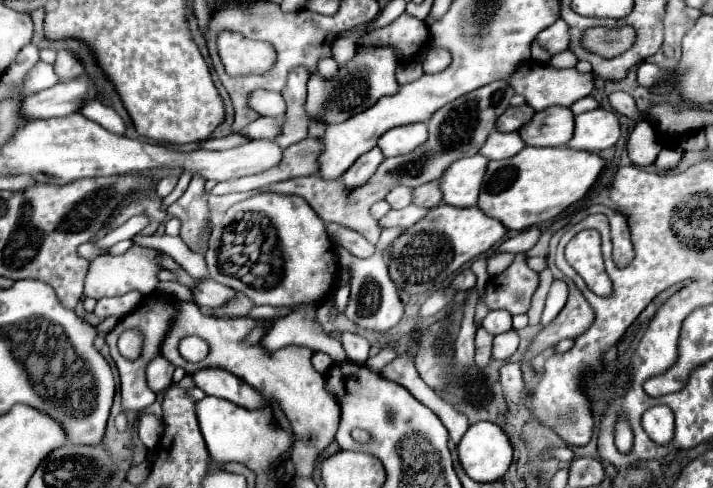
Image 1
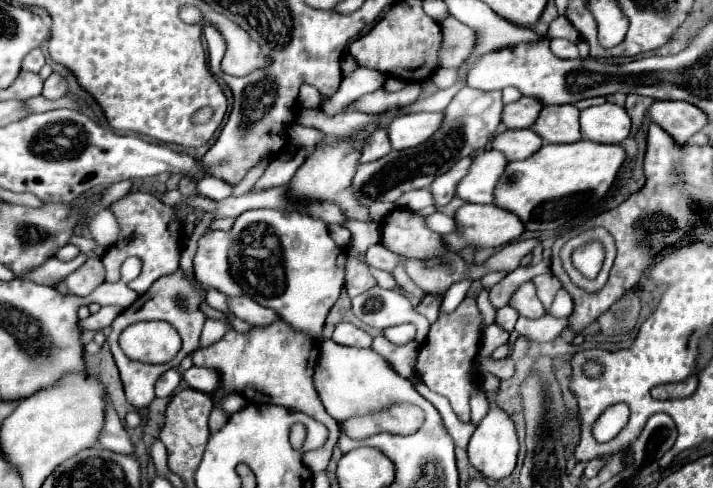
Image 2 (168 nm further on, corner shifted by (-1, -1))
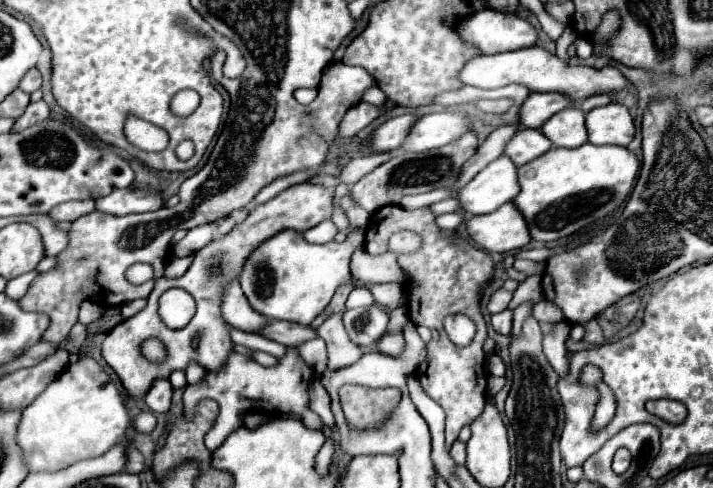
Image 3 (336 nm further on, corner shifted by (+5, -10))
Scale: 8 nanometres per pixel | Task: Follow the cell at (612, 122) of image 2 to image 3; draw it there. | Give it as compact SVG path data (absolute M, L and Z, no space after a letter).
M608 103L586 115L586 131L592 145L626 147L634 139L634 121L624 105Z

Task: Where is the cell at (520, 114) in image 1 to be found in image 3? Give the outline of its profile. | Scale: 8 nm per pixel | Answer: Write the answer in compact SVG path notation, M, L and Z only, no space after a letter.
M528 95L528 99L522 103L520 113L518 113L518 125L528 127L528 129L540 129L546 119L550 119L554 113L566 109L570 103L566 103L564 95Z

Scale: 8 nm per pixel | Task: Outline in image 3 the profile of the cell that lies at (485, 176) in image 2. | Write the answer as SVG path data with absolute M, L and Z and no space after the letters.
M500 155L500 159L488 163L468 185L460 189L458 201L464 211L484 215L512 201L518 191L516 167L506 155Z

